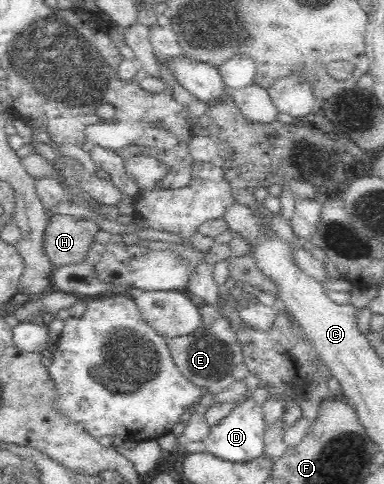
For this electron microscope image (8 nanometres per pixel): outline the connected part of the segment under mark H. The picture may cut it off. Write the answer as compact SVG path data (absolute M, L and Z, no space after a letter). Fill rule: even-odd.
M51 214L43 232L43 255L54 267L81 262L99 230L91 220Z

